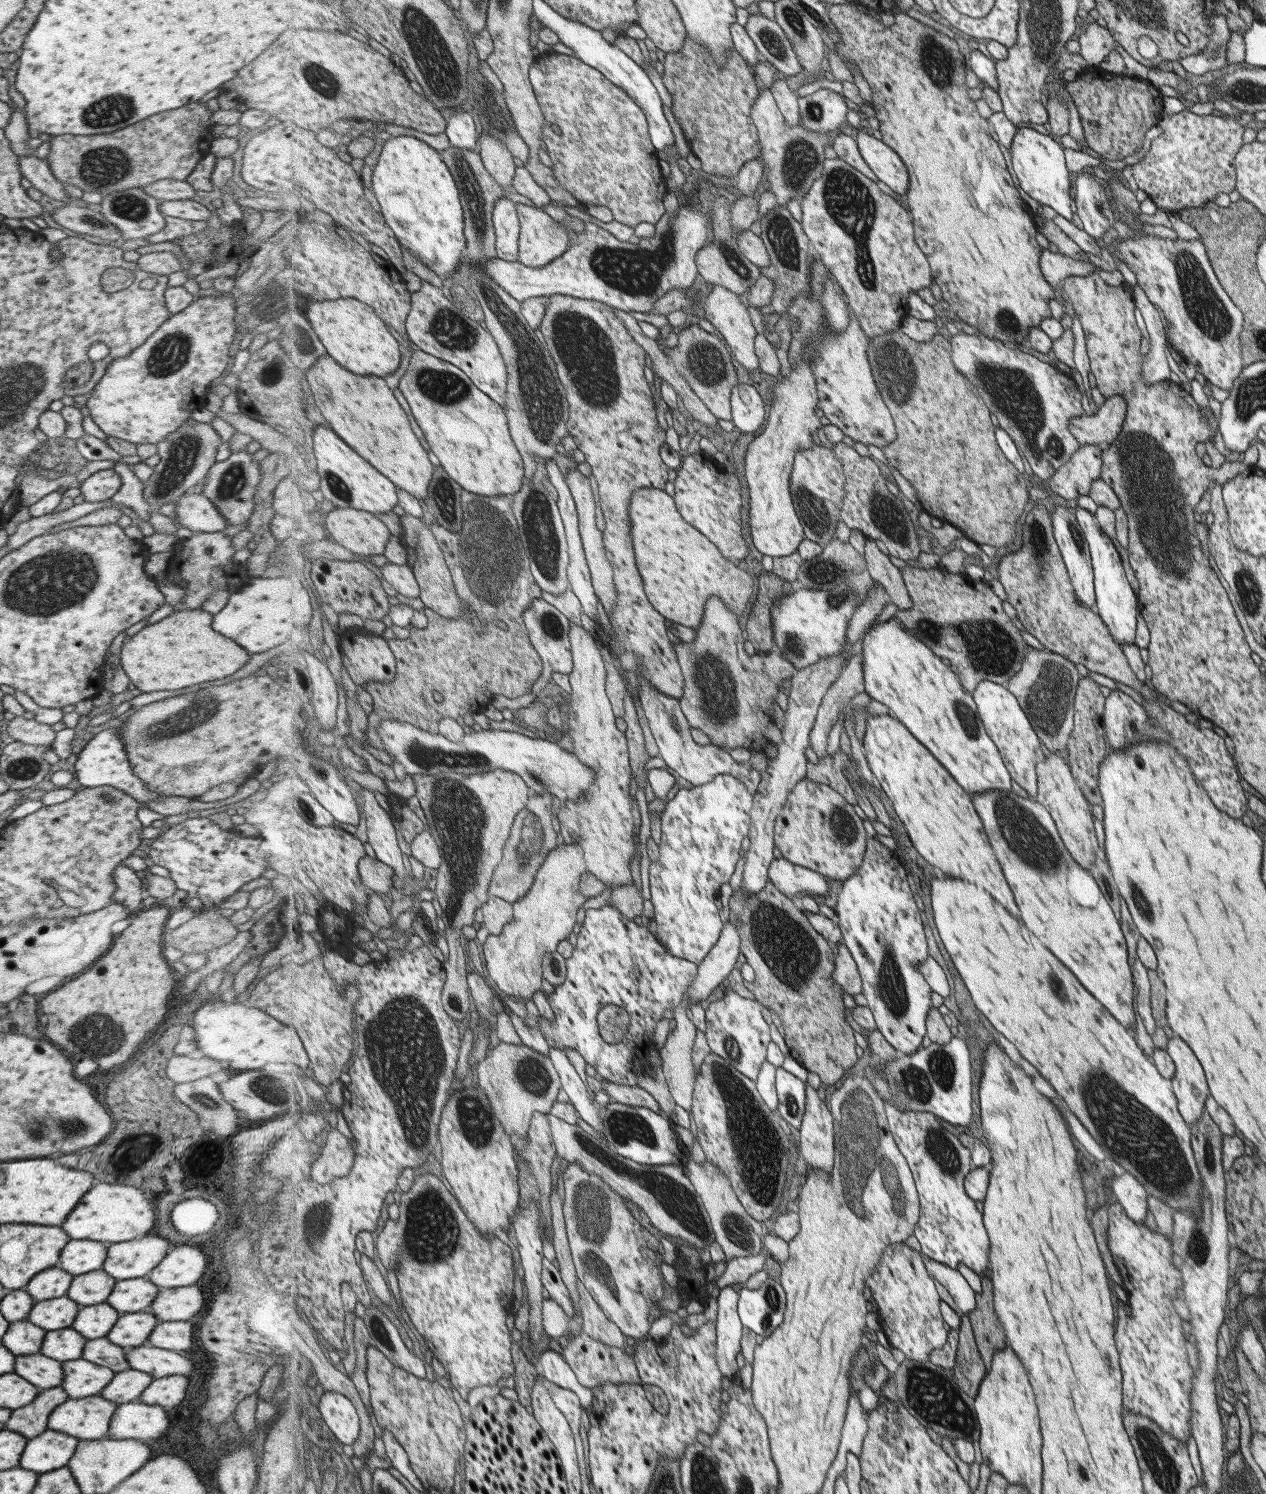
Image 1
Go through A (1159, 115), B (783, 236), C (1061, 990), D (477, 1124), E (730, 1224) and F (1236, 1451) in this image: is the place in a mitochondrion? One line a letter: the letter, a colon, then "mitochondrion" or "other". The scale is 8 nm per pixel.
A: other
B: mitochondrion
C: mitochondrion
D: mitochondrion
E: mitochondrion
F: other

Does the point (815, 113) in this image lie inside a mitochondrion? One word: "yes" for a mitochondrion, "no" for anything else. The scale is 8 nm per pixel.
yes

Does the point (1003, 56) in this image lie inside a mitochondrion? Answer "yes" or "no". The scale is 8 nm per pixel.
no

